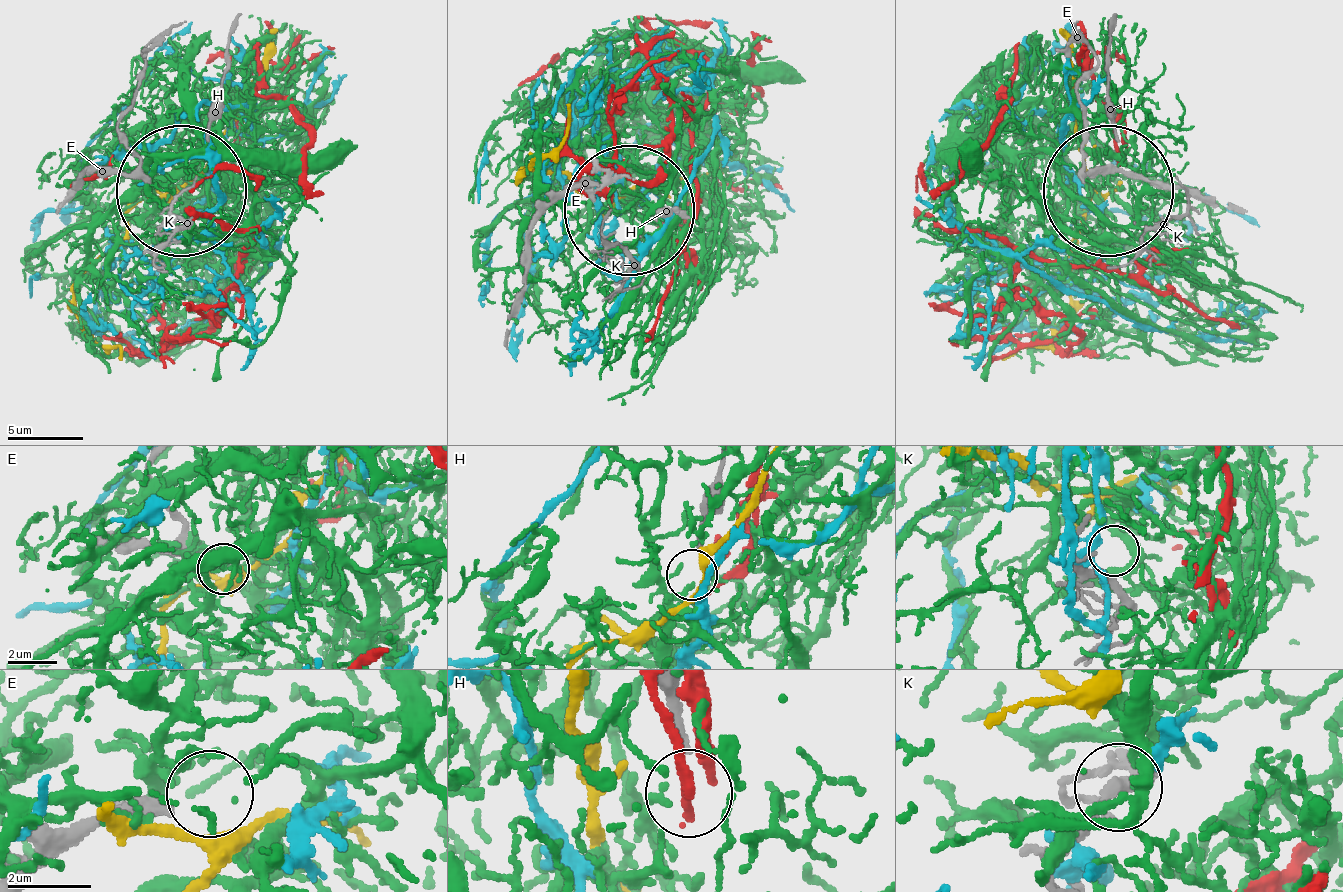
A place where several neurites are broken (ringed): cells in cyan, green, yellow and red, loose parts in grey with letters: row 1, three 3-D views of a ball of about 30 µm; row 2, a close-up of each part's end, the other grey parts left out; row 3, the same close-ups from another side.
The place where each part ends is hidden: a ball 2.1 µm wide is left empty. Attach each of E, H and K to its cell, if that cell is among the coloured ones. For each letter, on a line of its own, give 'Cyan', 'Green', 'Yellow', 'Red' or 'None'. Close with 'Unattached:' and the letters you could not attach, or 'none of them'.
E: None
H: None
K: Green
Unattached: E, H

